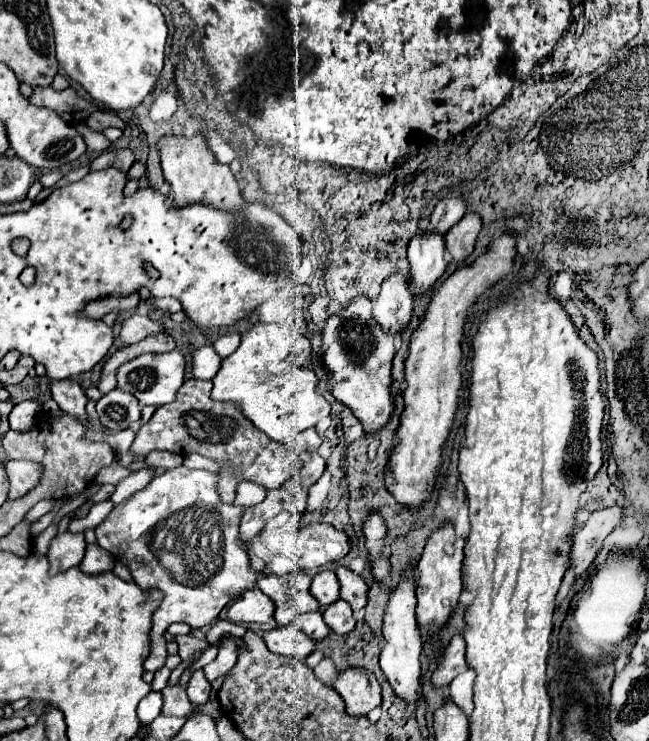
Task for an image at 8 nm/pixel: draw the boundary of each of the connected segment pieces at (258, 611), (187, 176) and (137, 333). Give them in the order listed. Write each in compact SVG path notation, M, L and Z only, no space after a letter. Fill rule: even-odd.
M250 588L240 598L236 598L232 602L232 606L231 602L228 603L219 614L219 618L227 620L228 611L228 621L234 622L234 624L244 624L244 627L249 630L266 632L266 630L272 630L278 626L272 610L274 610L274 606L270 604L270 598L266 594L262 594L262 590Z
M196 134L190 138L186 136L162 136L162 138L158 140L160 166L166 182L172 186L176 206L192 204L192 202L214 204L216 208L222 208L222 210L238 210L244 206L236 176L232 174L228 164L220 164L216 160L216 156L210 152L208 142L202 134ZM162 138L170 138L176 142L166 142Z
M130 316L128 320L122 322L122 332L120 332L120 340L124 344L136 344L140 340L144 340L146 336L152 334L162 334L166 332L164 324L150 320L148 316Z

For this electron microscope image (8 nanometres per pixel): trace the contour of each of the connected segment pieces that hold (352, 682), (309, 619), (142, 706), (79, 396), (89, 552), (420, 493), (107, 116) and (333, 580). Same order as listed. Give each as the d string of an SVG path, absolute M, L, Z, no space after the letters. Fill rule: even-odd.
M346 668L334 680L334 690L342 696L350 716L366 716L380 706L380 684L376 676L364 668Z
M312 612L312 614L302 614L296 618L296 626L302 628L308 636L312 636L314 640L324 640L328 634L330 634L330 628L326 626L324 618L322 618L322 612Z
M150 692L150 694L138 704L138 718L140 718L140 722L142 722L142 724L152 722L152 720L160 714L162 704L164 704L162 694L160 694L160 692Z
M56 380L50 382L50 392L60 410L72 418L76 418L80 424L86 424L86 394L84 390L72 382L72 380Z
M90 544L90 546L86 548L86 556L84 556L80 568L82 568L82 572L86 572L88 576L92 576L92 574L102 574L102 572L114 568L114 556L112 556L110 552L106 552L102 546Z
M502 234L490 244L490 250L480 256L472 266L458 268L442 286L432 294L432 302L426 310L422 324L418 326L412 342L410 356L406 360L406 408L398 426L400 444L390 456L390 468L386 468L386 488L404 506L420 506L434 488L434 476L442 460L442 446L454 420L458 406L458 390L462 386L460 376L460 340L464 332L464 318L472 302L496 280L512 272L512 260L516 256L516 240L512 234Z
M102 110L92 112L90 118L86 120L86 124L88 124L92 130L98 130L98 132L102 132L102 130L108 128L108 126L116 126L116 128L124 130L124 122L122 122L114 112L102 112Z
M324 570L324 572L318 572L314 578L312 578L312 594L314 598L320 602L322 608L330 606L332 602L336 602L340 596L340 584L338 584L338 578L332 570Z

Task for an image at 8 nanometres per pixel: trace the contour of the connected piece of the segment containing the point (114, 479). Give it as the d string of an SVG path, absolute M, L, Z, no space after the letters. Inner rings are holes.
M112 462L108 468L102 468L100 472L98 472L98 476L96 476L96 482L100 482L100 484L118 484L118 480L122 480L122 478L126 478L126 476L130 476L132 474L132 470L130 468L126 468L126 466L120 466L118 462Z

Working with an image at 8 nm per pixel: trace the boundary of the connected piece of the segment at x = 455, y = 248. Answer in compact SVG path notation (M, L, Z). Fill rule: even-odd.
M466 214L446 236L446 250L450 252L450 260L454 264L462 264L472 252L474 252L474 244L476 238L480 234L482 228L482 220L478 214Z

